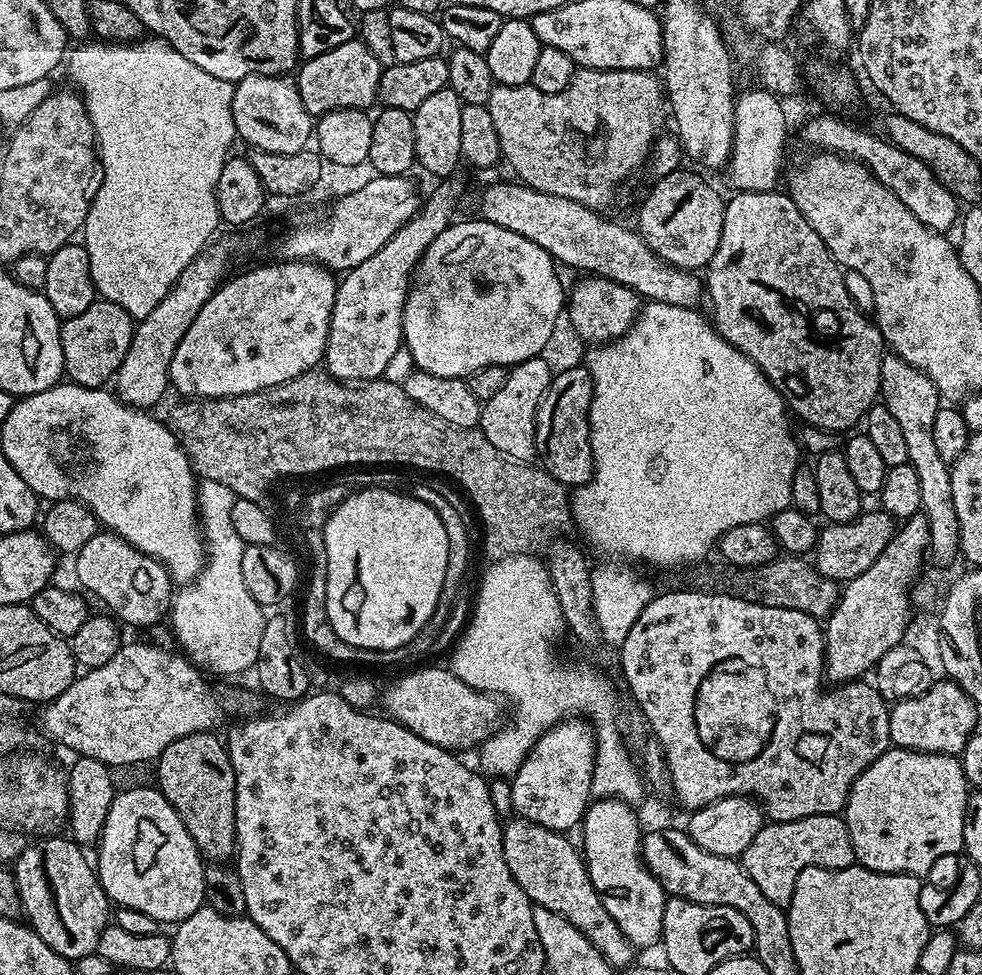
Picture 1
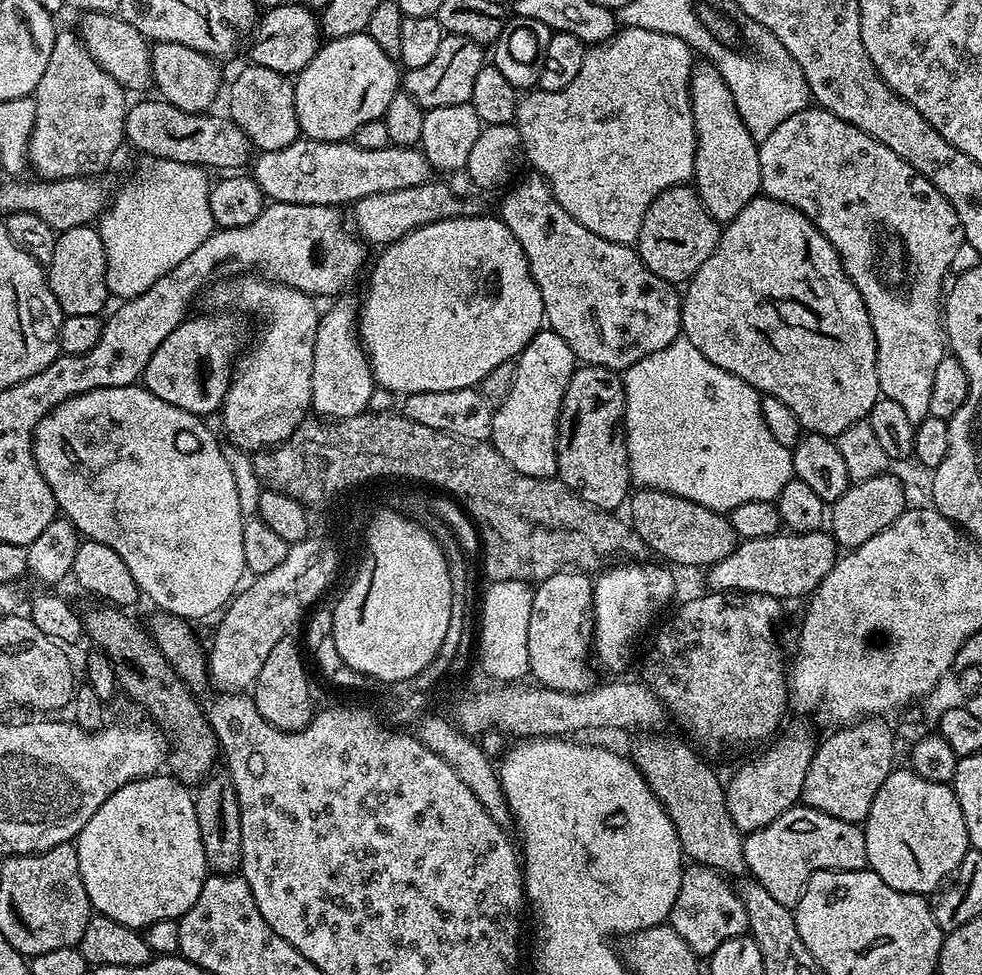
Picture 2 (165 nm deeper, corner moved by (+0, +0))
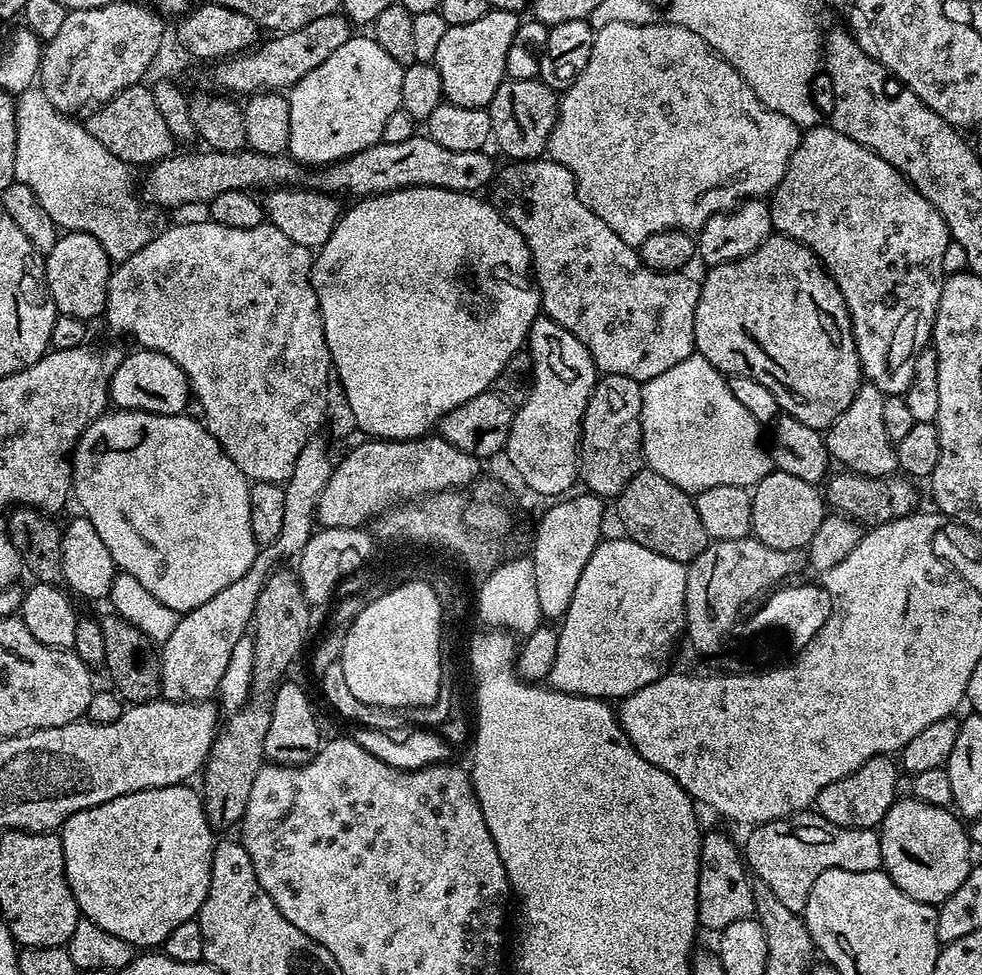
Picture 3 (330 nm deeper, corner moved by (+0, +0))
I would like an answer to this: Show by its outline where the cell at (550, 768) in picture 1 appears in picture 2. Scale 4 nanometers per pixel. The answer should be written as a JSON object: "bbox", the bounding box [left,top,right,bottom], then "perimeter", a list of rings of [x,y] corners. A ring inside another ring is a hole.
{"bbox":[526,570,594,693],"perimeter":[[[565,570],[535,585],[530,606],[530,630],[526,634],[526,650],[531,675],[533,677],[536,675],[540,679],[537,681],[545,688],[575,693],[587,692],[593,687],[592,668],[588,665],[588,656],[590,660],[594,652],[592,638],[593,583],[593,577],[587,571]]]}

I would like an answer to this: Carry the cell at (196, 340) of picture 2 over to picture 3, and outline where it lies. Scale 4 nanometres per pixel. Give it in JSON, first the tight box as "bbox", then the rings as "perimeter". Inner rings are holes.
{"bbox":[110,350,190,416],"perimeter":[[[147,350],[129,351],[124,361],[114,370],[114,378],[110,389],[110,400],[116,408],[142,410],[154,414],[178,416],[190,404],[190,385],[186,374],[166,354]]]}

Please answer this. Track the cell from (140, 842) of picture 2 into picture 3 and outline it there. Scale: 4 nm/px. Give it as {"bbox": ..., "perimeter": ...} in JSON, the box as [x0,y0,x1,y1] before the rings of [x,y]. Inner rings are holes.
{"bbox":[58,783,214,950],"perimeter":[[[182,783],[151,788],[78,810],[58,832],[64,851],[64,873],[81,917],[130,942],[137,950],[163,945],[177,926],[199,913],[210,890],[214,830],[204,813],[201,793],[188,787],[192,786]]]}

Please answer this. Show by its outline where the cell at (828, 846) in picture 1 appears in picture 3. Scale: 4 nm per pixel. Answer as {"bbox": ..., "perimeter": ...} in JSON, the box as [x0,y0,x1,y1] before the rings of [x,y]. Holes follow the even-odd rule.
{"bbox":[742,810,882,913],"perimeter":[[[816,810],[793,812],[780,820],[755,825],[749,832],[742,855],[751,875],[766,882],[774,895],[795,912],[803,913],[818,874],[835,868],[855,872],[878,872],[882,868],[882,842],[877,829],[834,826]]]}

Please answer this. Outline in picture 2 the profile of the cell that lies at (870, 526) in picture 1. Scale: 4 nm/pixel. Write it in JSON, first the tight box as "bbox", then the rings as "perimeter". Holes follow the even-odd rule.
{"bbox":[707,531,838,602],"perimeter":[[[831,531],[794,532],[791,534],[777,534],[770,538],[754,538],[753,540],[740,540],[736,549],[722,562],[707,569],[707,587],[714,592],[761,592],[767,596],[775,596],[781,602],[796,600],[799,596],[811,597],[820,581],[830,574],[838,559],[838,545],[832,537]]]}

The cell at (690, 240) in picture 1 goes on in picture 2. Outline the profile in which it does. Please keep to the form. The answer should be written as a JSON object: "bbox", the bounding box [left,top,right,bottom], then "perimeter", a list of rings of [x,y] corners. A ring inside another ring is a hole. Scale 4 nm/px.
{"bbox":[634,184,721,286],"perimeter":[[[679,184],[658,194],[658,198],[650,202],[634,247],[640,253],[642,262],[651,272],[658,274],[658,278],[667,284],[680,286],[691,280],[698,266],[714,254],[721,231],[721,225],[706,210],[695,187]]]}

